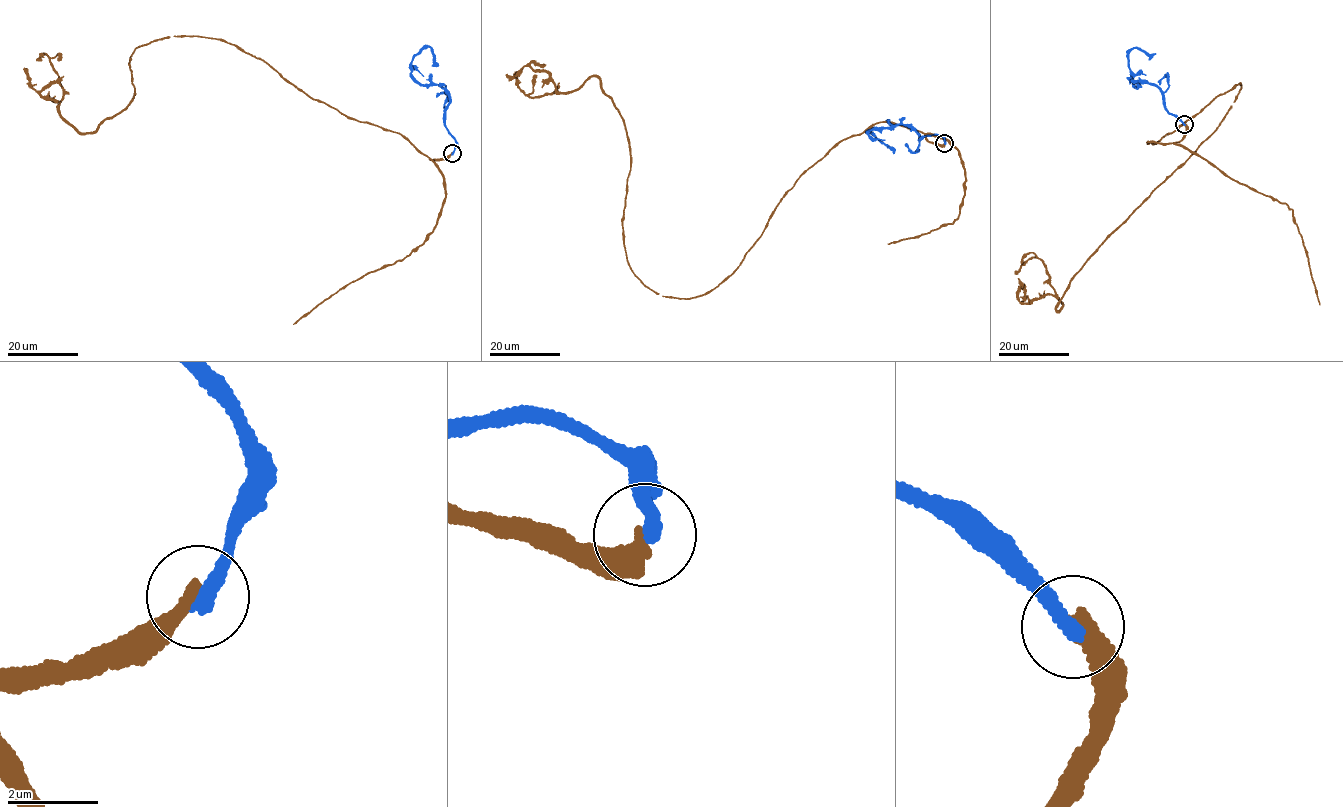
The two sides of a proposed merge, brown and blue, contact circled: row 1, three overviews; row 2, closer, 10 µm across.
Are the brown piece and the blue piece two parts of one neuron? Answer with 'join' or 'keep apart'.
keep apart

